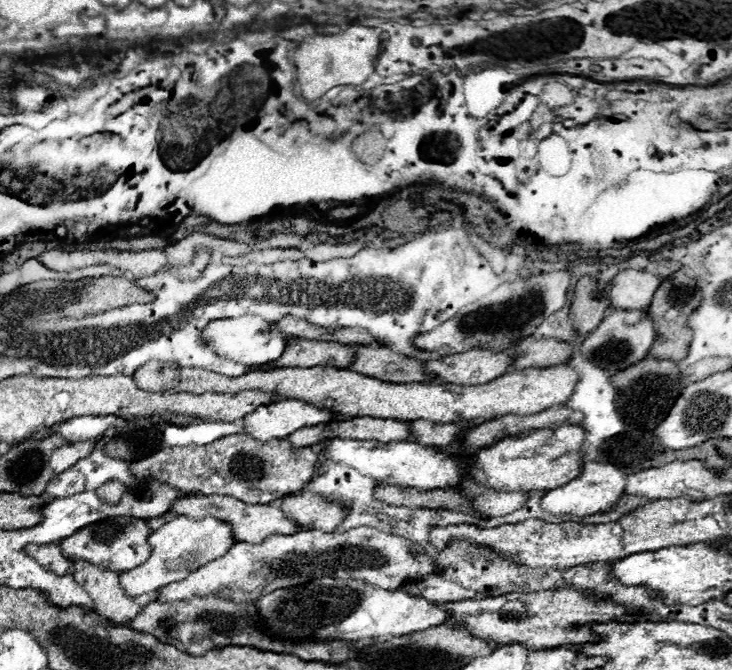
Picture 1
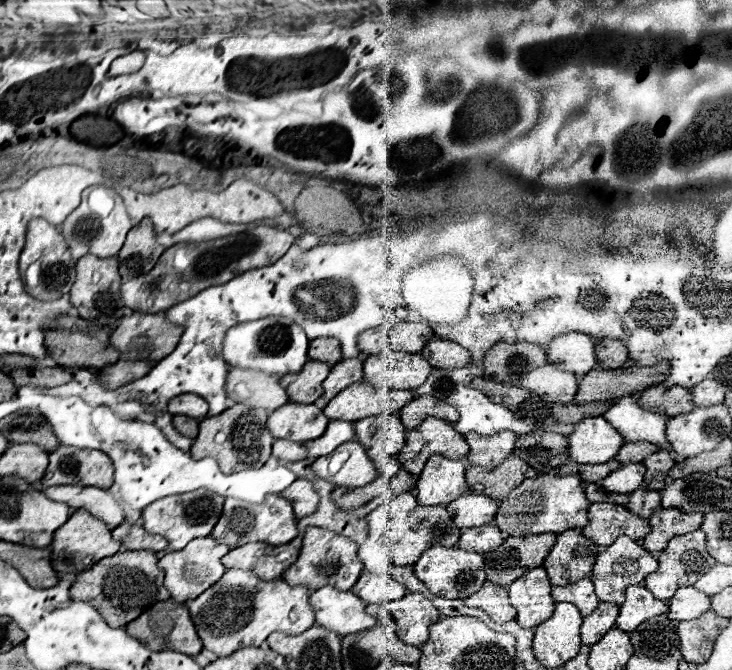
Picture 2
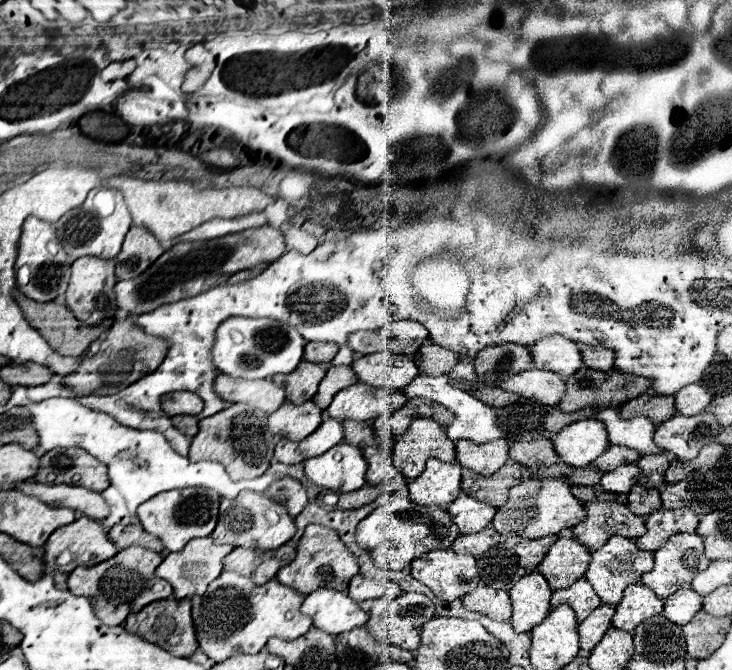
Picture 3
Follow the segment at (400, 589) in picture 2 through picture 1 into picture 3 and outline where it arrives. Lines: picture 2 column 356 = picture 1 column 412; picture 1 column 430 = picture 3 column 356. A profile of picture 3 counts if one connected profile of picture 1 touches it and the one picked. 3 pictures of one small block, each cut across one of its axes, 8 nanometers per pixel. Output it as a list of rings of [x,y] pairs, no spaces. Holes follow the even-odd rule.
[[[356,574],[350,584],[348,584],[348,596],[356,598],[356,602],[364,602],[364,600],[376,600],[376,598],[396,598],[396,594],[400,594],[400,588],[392,582],[376,582],[376,580],[368,580],[360,574]]]

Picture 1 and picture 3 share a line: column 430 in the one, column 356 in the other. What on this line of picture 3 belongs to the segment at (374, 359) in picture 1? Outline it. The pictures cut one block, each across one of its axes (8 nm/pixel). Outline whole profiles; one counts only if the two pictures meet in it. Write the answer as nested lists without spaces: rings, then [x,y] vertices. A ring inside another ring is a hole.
[[[332,366],[328,370],[328,374],[324,376],[324,380],[320,382],[318,392],[314,394],[312,402],[318,408],[324,410],[332,402],[336,392],[340,392],[342,388],[348,388],[348,386],[352,386],[356,382],[358,382],[358,378],[356,378],[356,374],[354,374],[354,370],[350,366]]]

